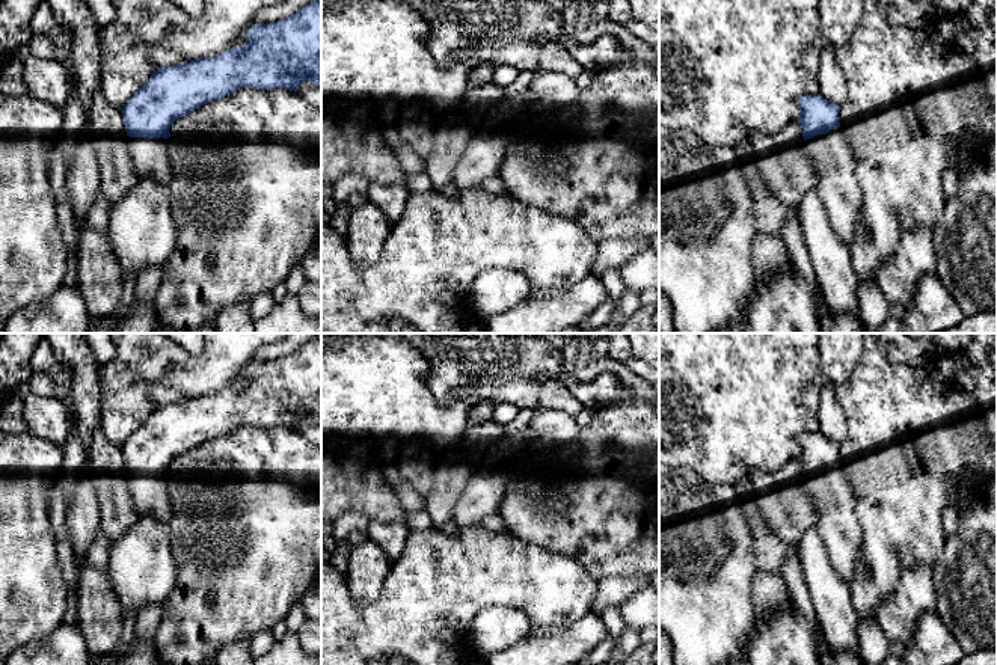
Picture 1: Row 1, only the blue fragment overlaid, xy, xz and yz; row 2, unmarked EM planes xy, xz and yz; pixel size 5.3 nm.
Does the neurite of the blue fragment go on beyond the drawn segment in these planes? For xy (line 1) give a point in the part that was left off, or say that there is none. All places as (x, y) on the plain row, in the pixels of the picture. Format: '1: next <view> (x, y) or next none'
1: next xy (150, 495)

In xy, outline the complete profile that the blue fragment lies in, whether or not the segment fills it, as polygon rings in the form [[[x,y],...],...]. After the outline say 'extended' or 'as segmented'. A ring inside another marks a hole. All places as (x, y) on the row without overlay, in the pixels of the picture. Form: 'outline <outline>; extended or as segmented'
outline [[[321,335],[294,353],[276,360],[253,362],[247,383],[234,385],[211,395],[158,406],[121,446],[125,480],[139,517],[167,523],[172,517],[167,477],[170,463],[210,439],[222,437],[241,425],[285,425],[297,430],[303,419],[321,427]]]; extended

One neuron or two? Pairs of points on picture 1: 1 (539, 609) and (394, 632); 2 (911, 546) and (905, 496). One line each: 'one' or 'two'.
1: one
2: one

